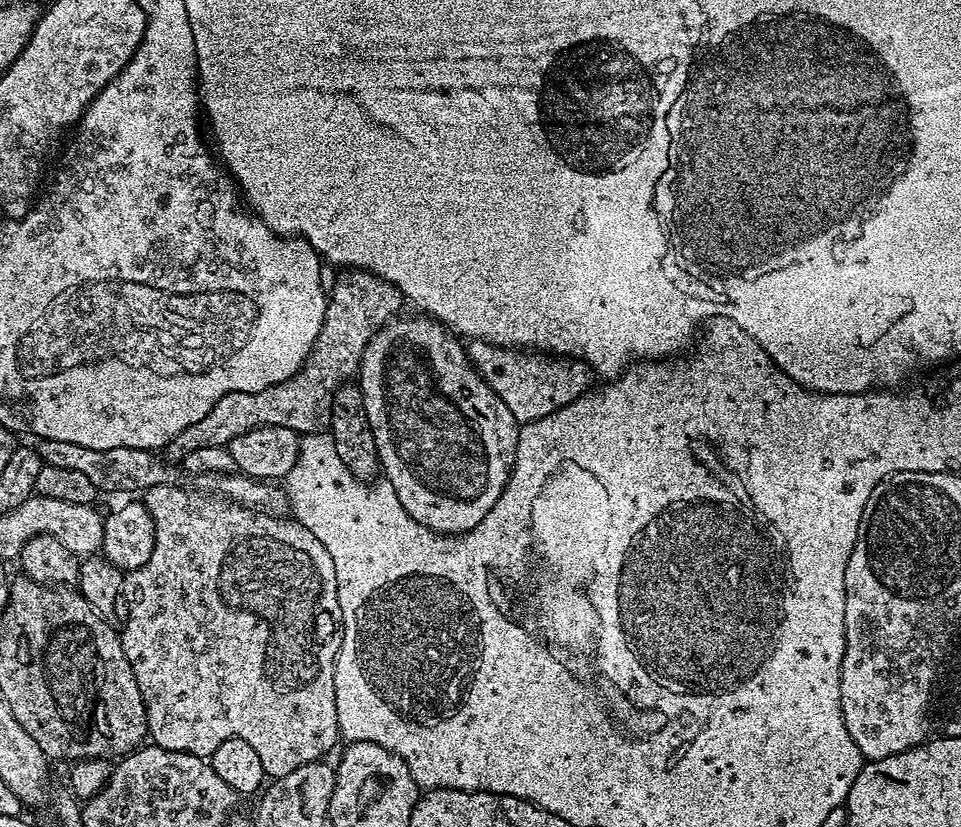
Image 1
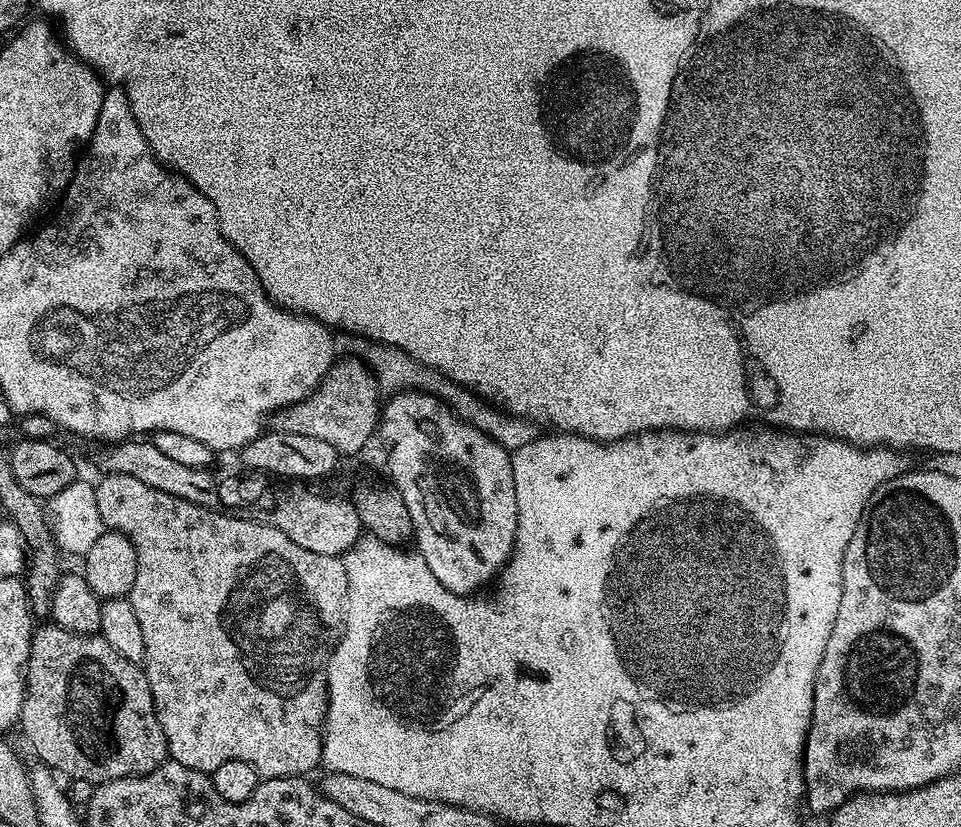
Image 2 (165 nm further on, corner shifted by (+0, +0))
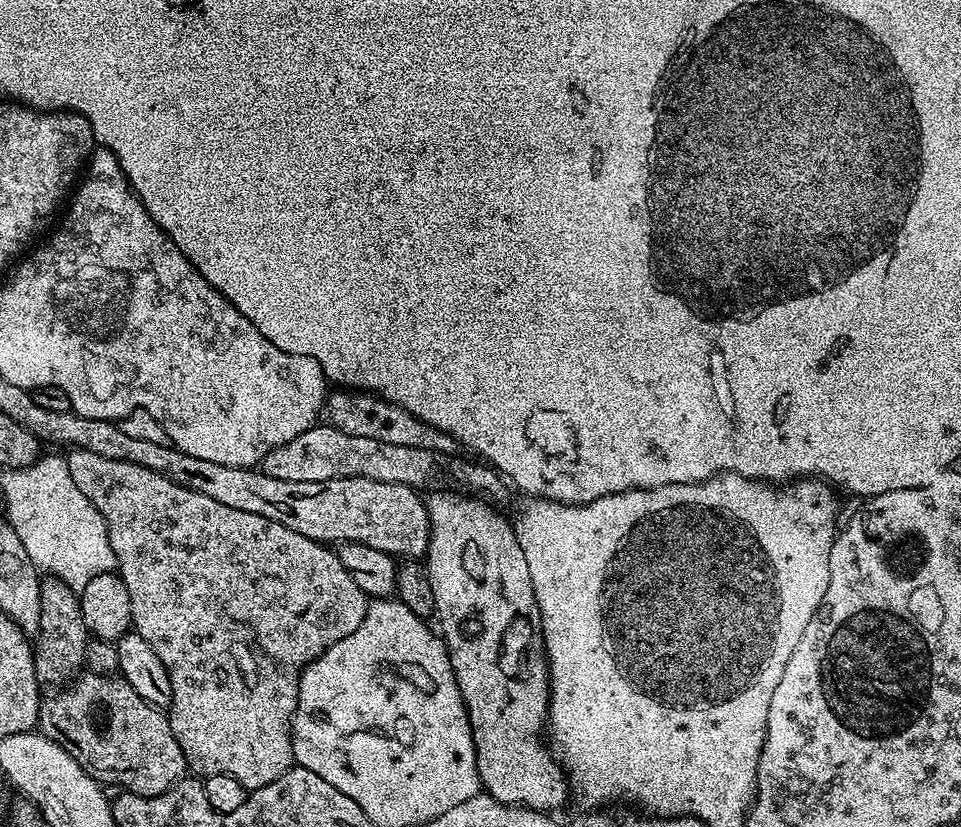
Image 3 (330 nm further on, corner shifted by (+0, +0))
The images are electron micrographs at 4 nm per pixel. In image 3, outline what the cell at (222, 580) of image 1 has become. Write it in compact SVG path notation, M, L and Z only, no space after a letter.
M81 448L71 449L66 459L70 478L74 478L74 486L78 486L78 490L82 490L86 498L90 498L94 510L98 510L98 514L102 514L106 522L108 541L114 550L118 575L122 582L126 582L126 590L130 593L132 628L142 638L146 638L146 642L150 642L154 654L158 654L158 658L162 658L162 666L166 666L172 691L172 701L168 703L166 715L170 722L170 730L174 730L174 738L178 738L178 746L182 746L187 771L200 778L214 774L230 774L230 778L238 778L238 782L242 782L242 786L249 790L270 786L270 782L282 778L282 774L286 774L294 764L292 716L296 712L298 702L300 673L331 644L354 634L354 630L362 626L370 603L369 597L365 596L358 582L354 582L346 566L342 566L339 555L331 547L321 544L318 540L306 538L306 534L298 534L298 530L290 530L290 526L282 526L282 522L262 518L262 514L234 510L234 506L222 506L222 502L214 502L214 498L206 498L206 494L198 494L198 490L190 490L134 462L102 458L102 454L90 454L90 450Z

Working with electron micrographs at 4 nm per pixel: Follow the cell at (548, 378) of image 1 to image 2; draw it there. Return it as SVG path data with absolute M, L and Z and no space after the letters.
M337 331L333 335L332 345L336 351L356 357L371 368L381 391L388 394L406 389L428 392L446 403L461 420L474 425L476 429L482 430L492 440L498 441L501 449L505 451L516 451L536 437L535 430L530 429L533 427L526 420L521 417L510 417L507 413L500 412L498 408L481 399L471 389L457 386L455 381L449 381L447 376L434 370L433 367L426 367L421 360L417 360L406 351L398 350L397 347L386 343L370 341L362 335L342 331Z

